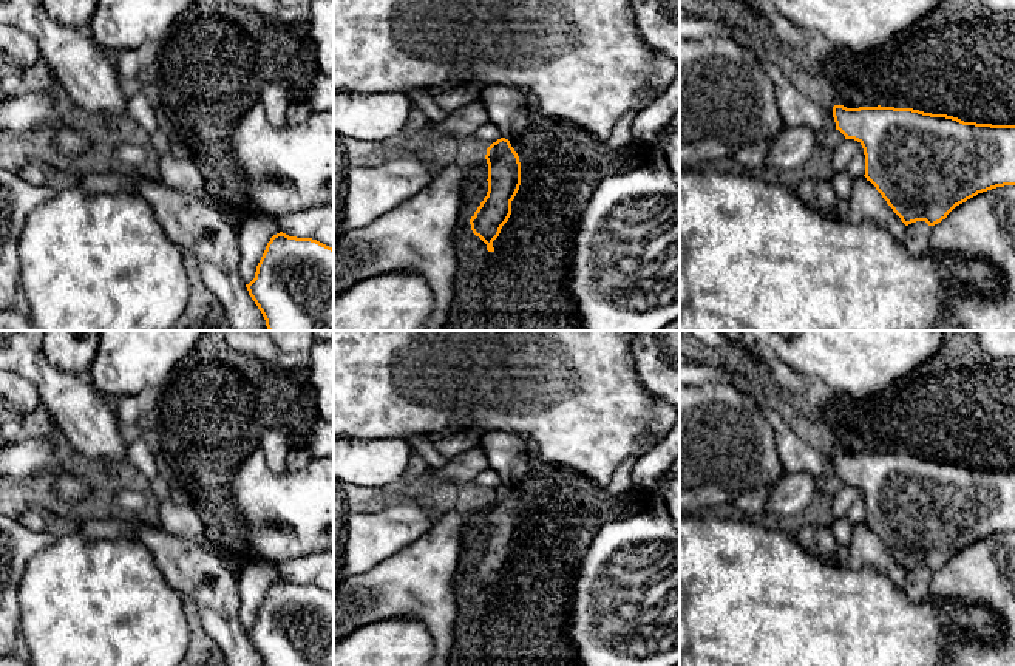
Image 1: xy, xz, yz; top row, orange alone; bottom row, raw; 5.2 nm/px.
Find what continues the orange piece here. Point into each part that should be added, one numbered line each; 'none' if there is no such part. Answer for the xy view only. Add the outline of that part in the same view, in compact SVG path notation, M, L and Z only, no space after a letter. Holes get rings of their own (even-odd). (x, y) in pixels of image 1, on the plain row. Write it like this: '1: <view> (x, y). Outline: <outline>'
none

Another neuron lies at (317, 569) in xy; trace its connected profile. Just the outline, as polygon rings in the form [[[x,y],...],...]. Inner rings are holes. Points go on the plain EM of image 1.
[[[334,552],[314,553],[277,566],[280,578],[312,584],[334,595]]]

